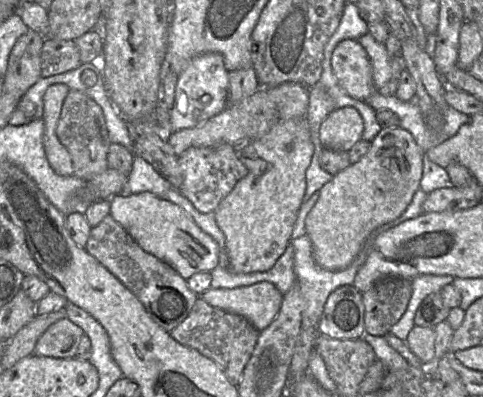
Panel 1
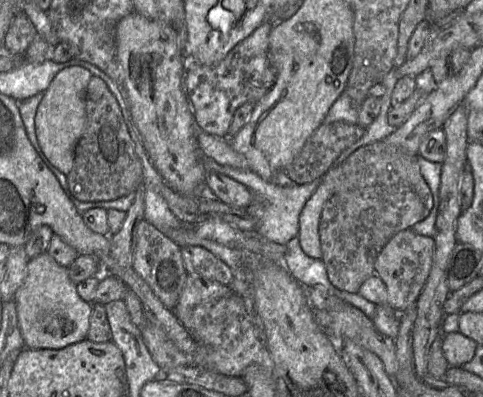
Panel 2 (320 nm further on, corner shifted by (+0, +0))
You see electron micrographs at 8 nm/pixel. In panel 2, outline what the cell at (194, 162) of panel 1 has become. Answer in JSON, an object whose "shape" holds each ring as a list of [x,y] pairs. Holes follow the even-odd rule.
{"shape":[[[269,20],[262,22],[215,66],[188,62],[184,83],[192,104],[194,120],[200,131],[210,135],[228,137],[228,129],[237,108],[246,102],[255,104],[272,89],[277,71],[268,58],[268,37],[273,26],[274,23]]]}

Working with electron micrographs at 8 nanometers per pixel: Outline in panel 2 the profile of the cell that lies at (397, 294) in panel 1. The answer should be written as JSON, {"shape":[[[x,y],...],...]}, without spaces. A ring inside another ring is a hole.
{"shape":[[[407,229],[396,234],[375,259],[375,274],[387,288],[387,307],[403,312],[415,304],[432,270],[435,252],[435,238]]]}

